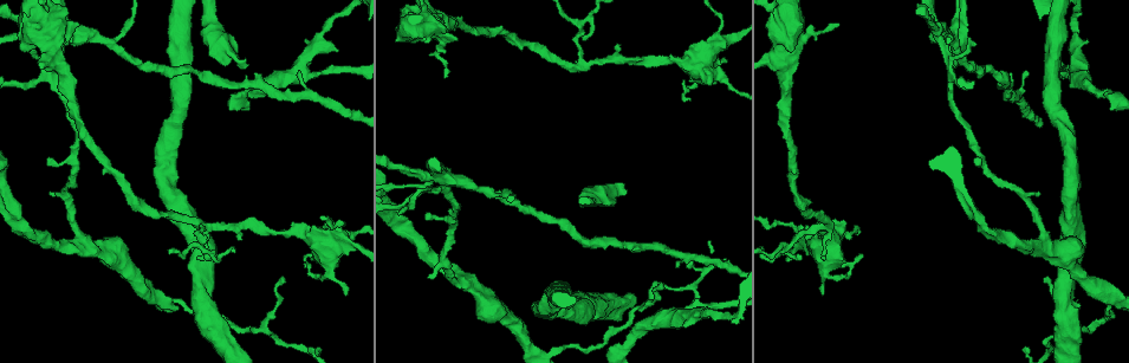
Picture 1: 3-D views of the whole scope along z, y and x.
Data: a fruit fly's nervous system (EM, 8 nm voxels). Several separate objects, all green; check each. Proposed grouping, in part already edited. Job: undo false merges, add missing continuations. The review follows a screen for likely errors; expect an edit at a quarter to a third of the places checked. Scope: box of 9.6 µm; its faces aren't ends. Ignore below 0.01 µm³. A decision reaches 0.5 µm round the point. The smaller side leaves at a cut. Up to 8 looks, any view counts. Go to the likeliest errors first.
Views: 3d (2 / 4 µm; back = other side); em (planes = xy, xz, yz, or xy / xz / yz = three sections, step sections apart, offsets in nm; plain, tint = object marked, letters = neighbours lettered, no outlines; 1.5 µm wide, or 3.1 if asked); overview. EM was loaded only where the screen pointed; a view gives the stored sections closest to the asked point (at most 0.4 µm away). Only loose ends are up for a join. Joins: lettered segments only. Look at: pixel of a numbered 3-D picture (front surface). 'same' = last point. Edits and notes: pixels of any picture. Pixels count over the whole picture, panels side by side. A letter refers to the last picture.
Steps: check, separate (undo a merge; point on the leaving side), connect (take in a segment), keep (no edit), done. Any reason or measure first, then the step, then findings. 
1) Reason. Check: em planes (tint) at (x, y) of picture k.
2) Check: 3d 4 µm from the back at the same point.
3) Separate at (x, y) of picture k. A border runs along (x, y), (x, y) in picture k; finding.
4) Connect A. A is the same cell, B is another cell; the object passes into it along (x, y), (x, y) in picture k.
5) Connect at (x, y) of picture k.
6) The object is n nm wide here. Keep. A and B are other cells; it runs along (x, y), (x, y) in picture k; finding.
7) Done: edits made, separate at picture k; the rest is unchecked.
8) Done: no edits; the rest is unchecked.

Free end. Check: em xz step 4 (tint) at (623, 183) of picture 1.

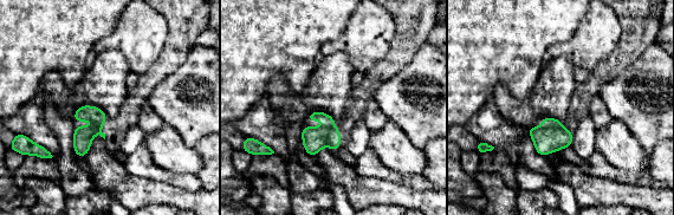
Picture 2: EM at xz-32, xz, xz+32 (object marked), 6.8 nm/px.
Check: em planes (letters) at the same point.

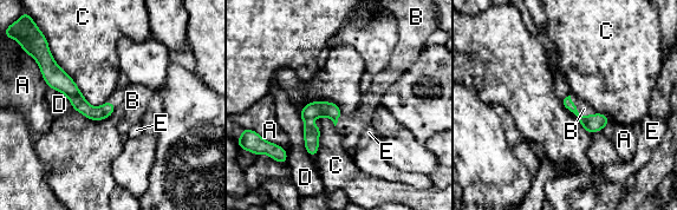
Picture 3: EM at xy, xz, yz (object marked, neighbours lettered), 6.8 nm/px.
Connect at (584, 109) of picture 3. B is the same cell, A, C, D and E are other cells; it goes on there.

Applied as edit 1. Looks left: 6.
Check: overview.

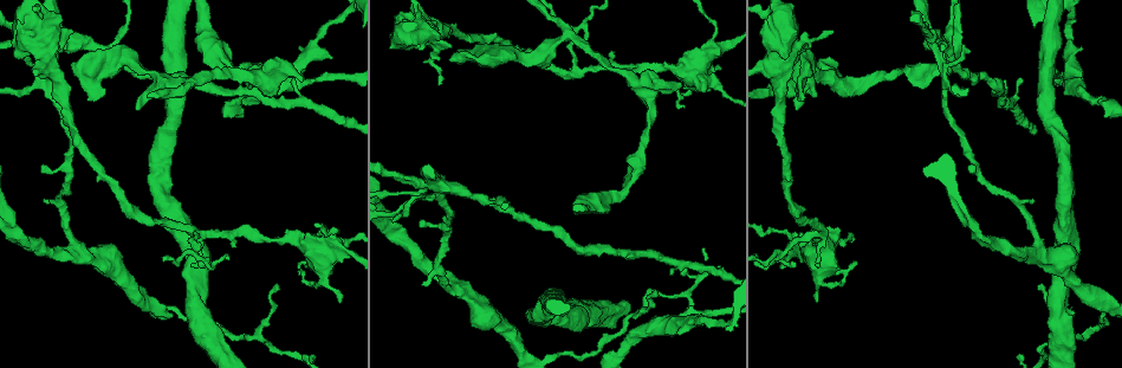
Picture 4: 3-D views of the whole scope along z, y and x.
Thick turns thin. Check: 3d 4 µm at (826, 283) of picture 4.

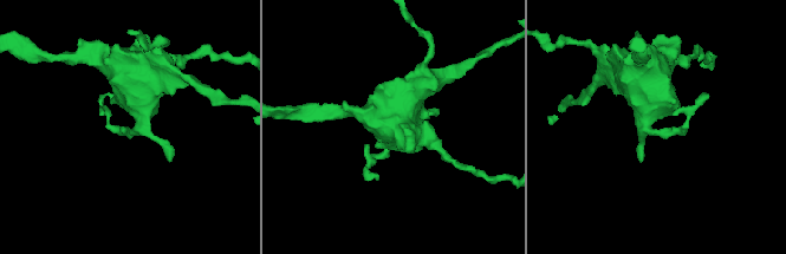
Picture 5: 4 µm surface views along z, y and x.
Shape alone is not enough. Check: em yz step 4 (tint) at (134, 130) of picture 5.

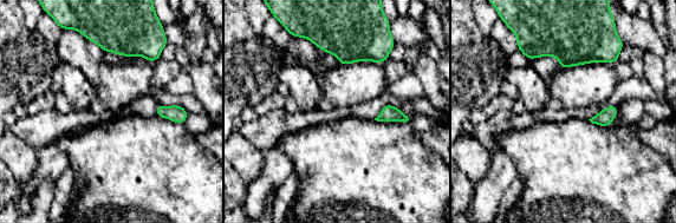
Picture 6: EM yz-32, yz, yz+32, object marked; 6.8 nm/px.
What lies round it. Check: em yz step 4 (letters) at the same point.

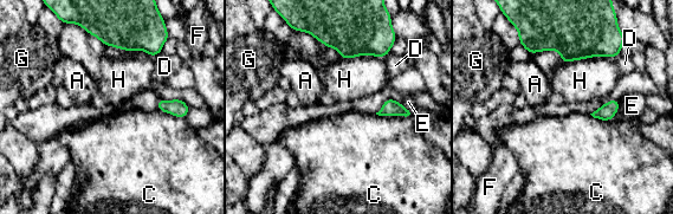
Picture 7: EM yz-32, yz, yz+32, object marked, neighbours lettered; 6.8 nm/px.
Keep. A, C, D, E, F, G and H are other cells; a border runs along (612, 57), (591, 56), (561, 63) in picture 7; continuous, no second neuron.

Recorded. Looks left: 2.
Branch stops here. Check: 3d 2 µm at (679, 88) of picture 4.

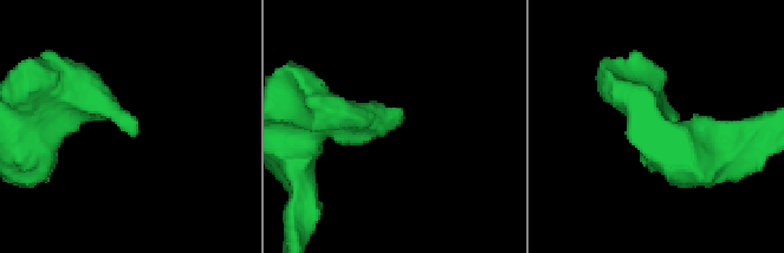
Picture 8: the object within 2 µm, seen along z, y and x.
Now the EM. Check: em planes (letters) at (137, 133) of picture 8.

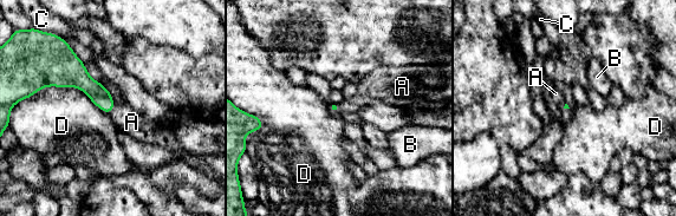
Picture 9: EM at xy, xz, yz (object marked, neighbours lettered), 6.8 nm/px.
The longest contact is with D, 550 nm. Connect at (131, 122) of picture 9. A is the same cell, B, C and D are other cells; the object passes into it along (101, 97), (114, 108), (131, 122) in picture 9; the neuron continues.

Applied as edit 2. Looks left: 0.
Done: edits made, connect at picture 3, connect at picture 9; the rest is unchecked.

